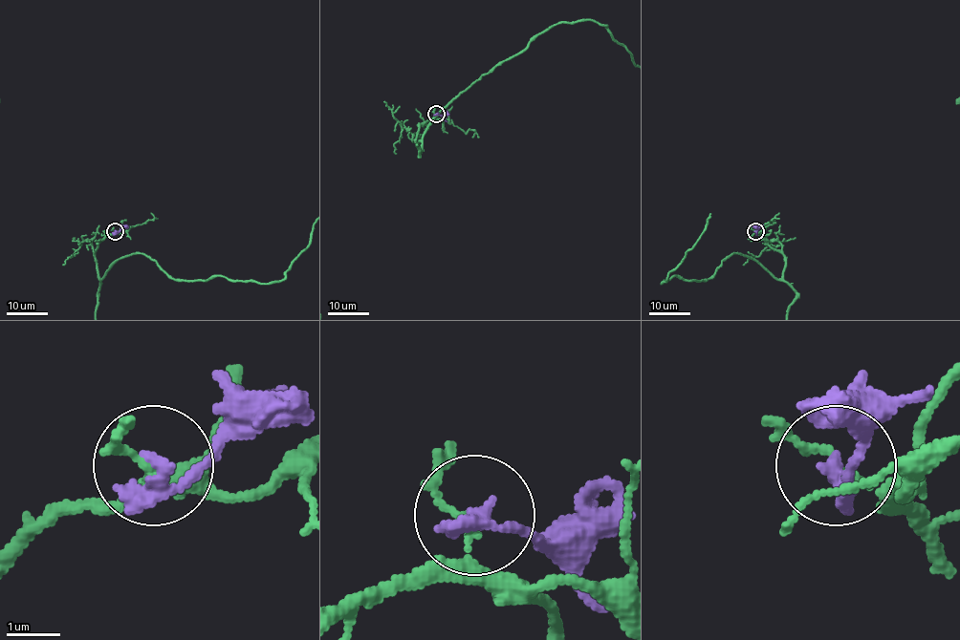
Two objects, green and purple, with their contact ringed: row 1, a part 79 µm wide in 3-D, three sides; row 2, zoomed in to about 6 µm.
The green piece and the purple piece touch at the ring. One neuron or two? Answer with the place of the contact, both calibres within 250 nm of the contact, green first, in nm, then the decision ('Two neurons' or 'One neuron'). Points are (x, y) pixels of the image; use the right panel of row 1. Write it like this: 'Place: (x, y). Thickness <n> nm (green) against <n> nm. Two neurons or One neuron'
Place: (755, 231). Thickness 110 nm (green) against 300 nm. Two neurons

